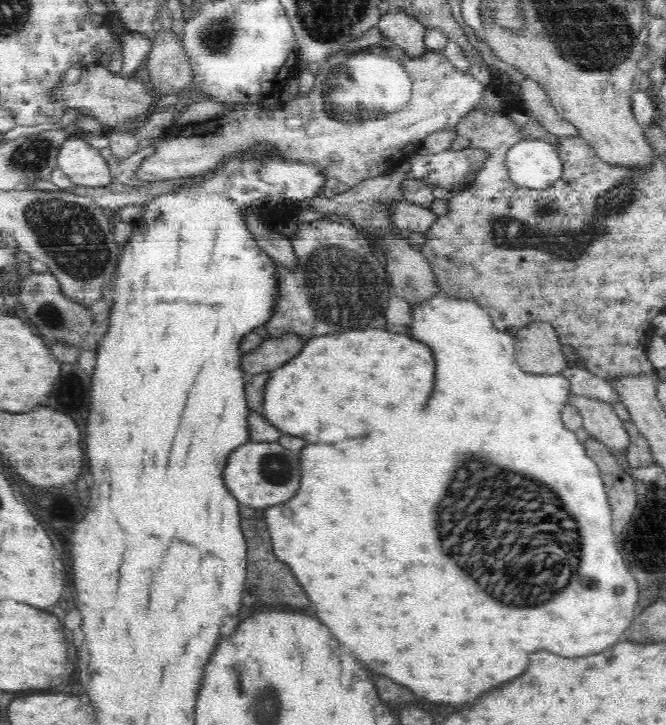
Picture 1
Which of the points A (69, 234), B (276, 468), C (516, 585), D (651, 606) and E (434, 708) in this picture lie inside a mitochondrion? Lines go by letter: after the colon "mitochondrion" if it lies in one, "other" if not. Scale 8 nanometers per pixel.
A: mitochondrion
B: mitochondrion
C: mitochondrion
D: other
E: other

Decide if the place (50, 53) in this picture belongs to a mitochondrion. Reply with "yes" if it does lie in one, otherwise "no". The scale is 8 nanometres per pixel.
no

